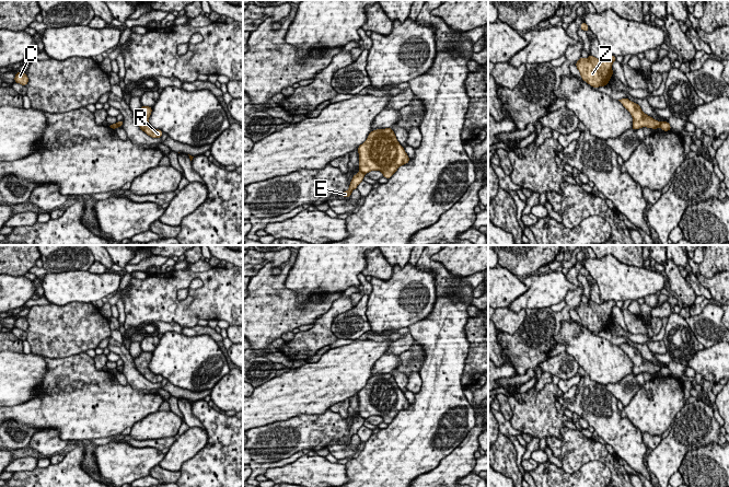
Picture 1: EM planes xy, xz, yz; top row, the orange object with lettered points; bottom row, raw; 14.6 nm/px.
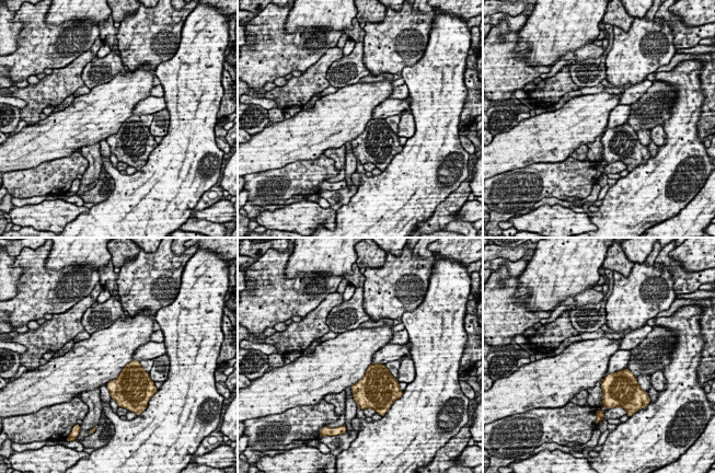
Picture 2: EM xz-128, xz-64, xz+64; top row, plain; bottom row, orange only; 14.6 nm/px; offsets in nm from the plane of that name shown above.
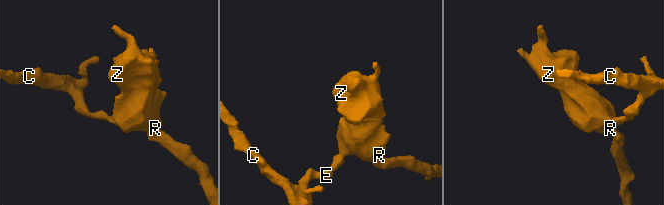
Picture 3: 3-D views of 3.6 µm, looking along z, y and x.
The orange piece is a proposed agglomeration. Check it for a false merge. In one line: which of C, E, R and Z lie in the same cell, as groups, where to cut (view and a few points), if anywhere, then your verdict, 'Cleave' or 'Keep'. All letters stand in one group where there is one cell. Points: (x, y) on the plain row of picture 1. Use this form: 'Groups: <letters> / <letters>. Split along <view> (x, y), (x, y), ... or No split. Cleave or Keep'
Groups: C E / R Z. Split along xz (360, 416), (365, 418). Cleave

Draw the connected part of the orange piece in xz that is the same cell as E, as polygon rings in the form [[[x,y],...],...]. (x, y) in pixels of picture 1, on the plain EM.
[[[358,417],[350,427],[349,434],[347,437],[342,438],[342,442],[350,442],[351,437],[357,433],[357,431],[363,426],[364,418]]]

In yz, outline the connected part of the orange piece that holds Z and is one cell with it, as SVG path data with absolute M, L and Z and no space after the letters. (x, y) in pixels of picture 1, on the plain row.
M592 300L586 304L580 302L576 308L576 312L580 317L581 324L592 333L604 332L609 329L613 321L612 309L616 305L616 301L605 301L598 304Z

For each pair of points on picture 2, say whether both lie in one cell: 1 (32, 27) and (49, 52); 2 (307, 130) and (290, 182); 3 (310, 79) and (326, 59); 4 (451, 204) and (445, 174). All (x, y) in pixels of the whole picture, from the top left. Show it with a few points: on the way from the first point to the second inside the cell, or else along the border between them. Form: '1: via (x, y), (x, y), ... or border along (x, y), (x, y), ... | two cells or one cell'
1: via (36, 33), (37, 39), (44, 46) | one cell
2: border along (322, 154), (314, 159), (295, 160), (273, 170) | two cells
3: via (314, 75), (323, 64) | one cell
4: border along (468, 176), (433, 214) | two cells

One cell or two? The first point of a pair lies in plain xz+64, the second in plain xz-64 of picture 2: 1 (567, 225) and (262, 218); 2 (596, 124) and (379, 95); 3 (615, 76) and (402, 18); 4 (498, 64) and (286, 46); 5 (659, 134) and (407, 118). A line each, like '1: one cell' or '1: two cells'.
1: one cell
2: one cell
3: one cell
4: one cell
5: one cell

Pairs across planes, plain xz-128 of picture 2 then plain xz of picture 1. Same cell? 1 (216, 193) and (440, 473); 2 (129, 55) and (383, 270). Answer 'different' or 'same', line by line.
1: same
2: different

